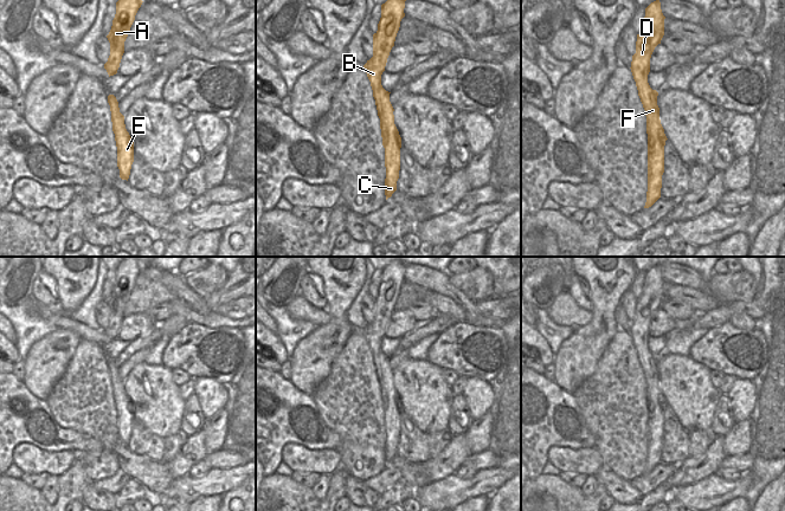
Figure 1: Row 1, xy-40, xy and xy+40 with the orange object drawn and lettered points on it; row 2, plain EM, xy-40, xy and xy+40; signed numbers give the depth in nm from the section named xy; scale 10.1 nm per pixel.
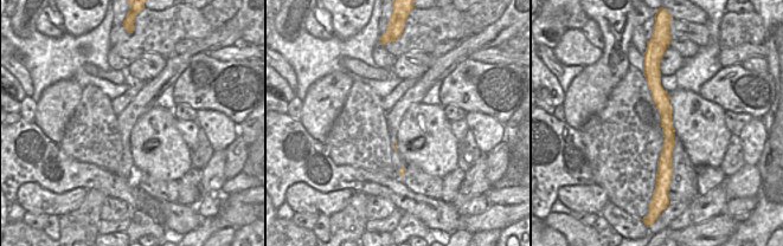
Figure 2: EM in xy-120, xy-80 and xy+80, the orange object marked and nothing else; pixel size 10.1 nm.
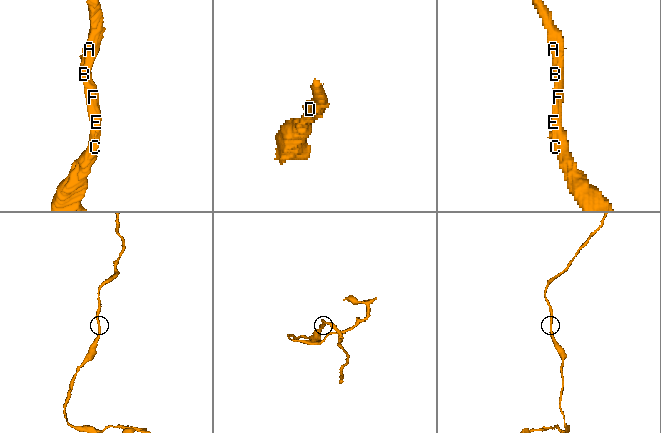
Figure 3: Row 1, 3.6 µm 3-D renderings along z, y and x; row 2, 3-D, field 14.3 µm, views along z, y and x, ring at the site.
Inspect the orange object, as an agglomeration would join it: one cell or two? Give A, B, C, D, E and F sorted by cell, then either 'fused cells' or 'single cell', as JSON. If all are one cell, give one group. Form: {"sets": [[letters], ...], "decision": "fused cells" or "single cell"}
{"sets": [["A", "B", "C", "D", "E", "F"]], "decision": "single cell"}

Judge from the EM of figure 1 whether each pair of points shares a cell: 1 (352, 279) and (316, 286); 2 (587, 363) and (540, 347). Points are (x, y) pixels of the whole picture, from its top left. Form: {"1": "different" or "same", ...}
{"1": "different", "2": "different"}

